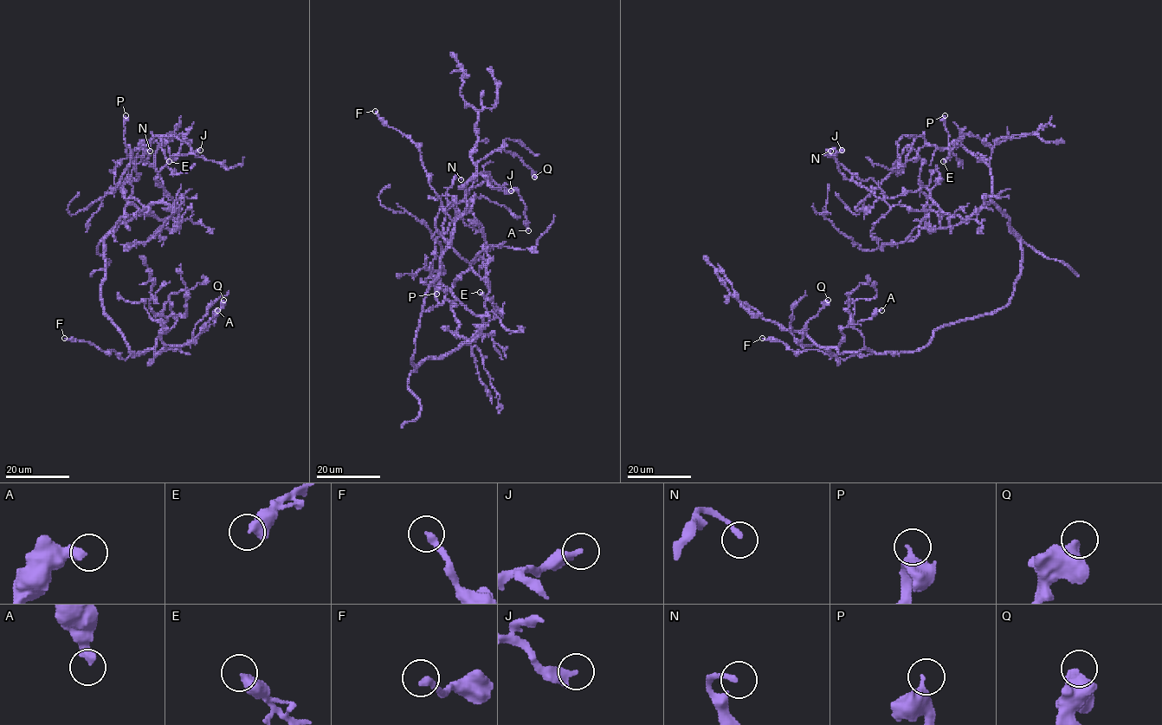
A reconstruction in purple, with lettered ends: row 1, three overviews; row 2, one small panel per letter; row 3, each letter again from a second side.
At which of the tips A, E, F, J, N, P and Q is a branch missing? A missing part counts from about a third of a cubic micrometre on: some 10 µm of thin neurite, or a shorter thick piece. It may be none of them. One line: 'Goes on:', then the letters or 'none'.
Goes on: none

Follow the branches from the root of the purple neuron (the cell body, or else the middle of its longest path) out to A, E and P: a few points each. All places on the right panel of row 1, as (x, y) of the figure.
A: (1021, 275), (1006, 306), (943, 325), (915, 351), (824, 349), (839, 346), (848, 325), (881, 310)
E: (1021, 275), (1021, 241), (1010, 230), (1009, 219), (990, 199), (990, 146), (970, 132), (958, 142), (943, 161)
P: (1021, 275), (1021, 241), (990, 199), (990, 169), (960, 145), (950, 151), (956, 155), (951, 152), (945, 115)

